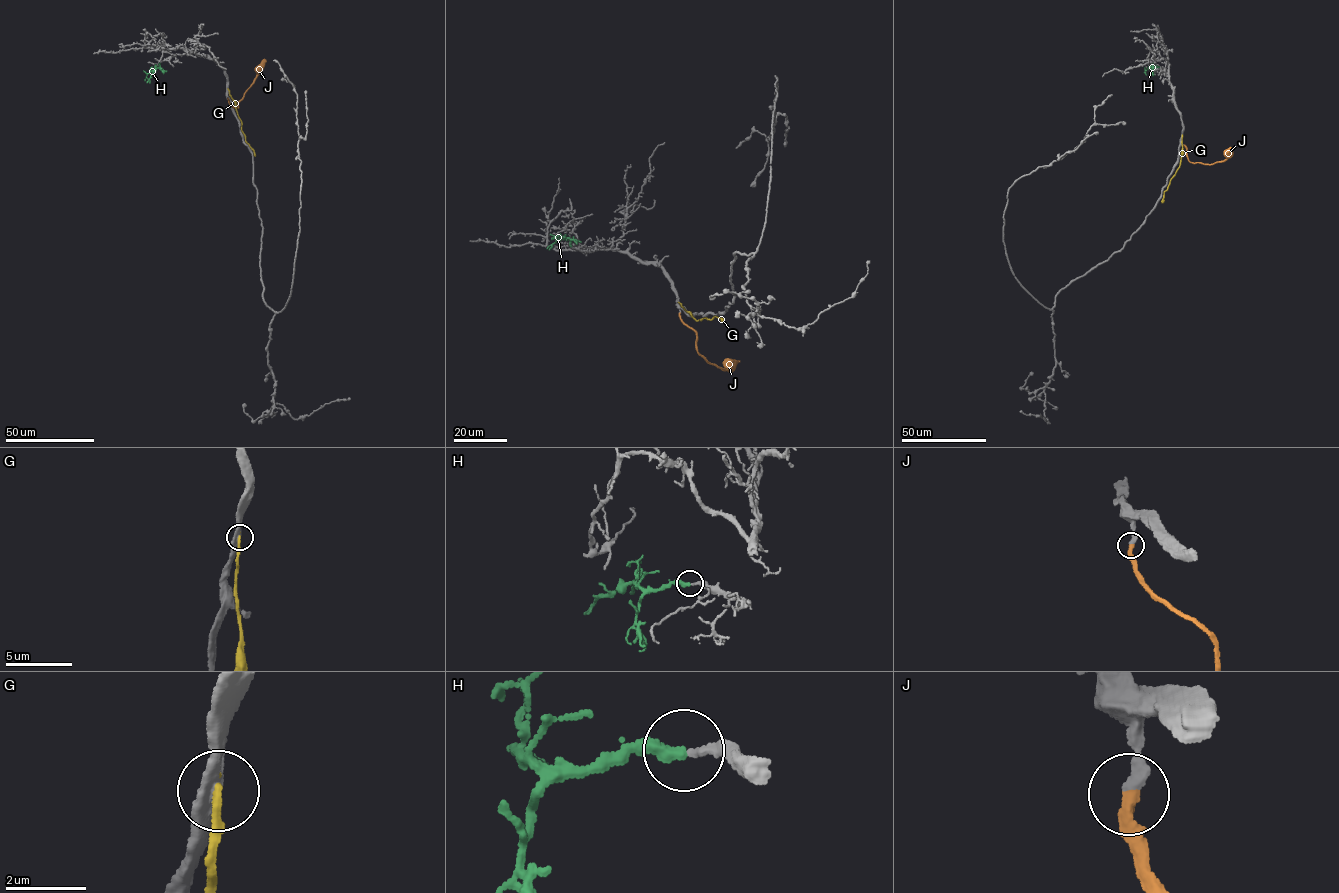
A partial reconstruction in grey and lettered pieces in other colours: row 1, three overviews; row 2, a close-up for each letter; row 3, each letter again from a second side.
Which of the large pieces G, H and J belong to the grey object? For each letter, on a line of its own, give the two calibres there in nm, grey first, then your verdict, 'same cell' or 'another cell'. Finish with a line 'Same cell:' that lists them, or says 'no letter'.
G: 500 nm thick on the grey side, 200 nm on the other; another cell
H: 200 nm thick on the grey side, 360 nm on the other; same cell
J: 320 nm thick on the grey side, 360 nm on the other; same cell
Same cell: H, J

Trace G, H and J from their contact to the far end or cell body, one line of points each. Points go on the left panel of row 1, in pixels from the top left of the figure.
G: (228, 89), (242, 122), (241, 130), (255, 156)
H: (159, 63), (145, 81)
J: (227, 98), (229, 104), (237, 108), (237, 103), (261, 70), (265, 59)

